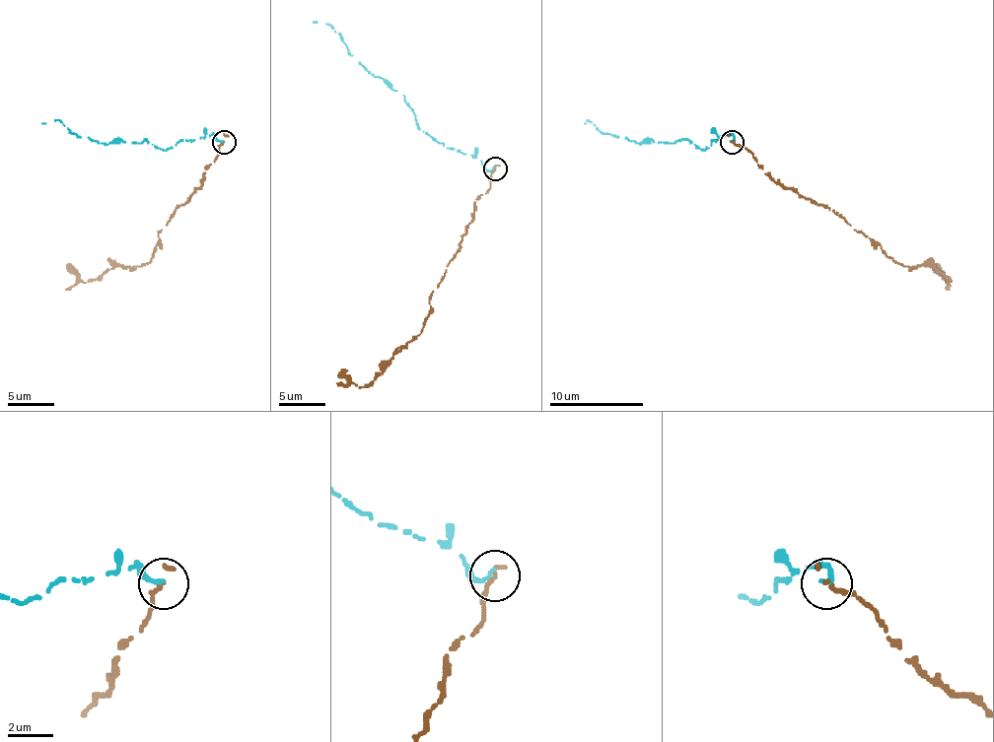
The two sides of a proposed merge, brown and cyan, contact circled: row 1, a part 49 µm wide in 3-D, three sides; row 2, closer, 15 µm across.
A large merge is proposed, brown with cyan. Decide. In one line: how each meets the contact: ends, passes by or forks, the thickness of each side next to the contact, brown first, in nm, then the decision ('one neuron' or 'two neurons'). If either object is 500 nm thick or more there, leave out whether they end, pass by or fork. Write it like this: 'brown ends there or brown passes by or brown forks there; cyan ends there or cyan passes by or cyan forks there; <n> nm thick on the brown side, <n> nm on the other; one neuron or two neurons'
brown ends there; cyan ends there; 260 nm thick on the brown side, 240 nm on the other; two neurons

